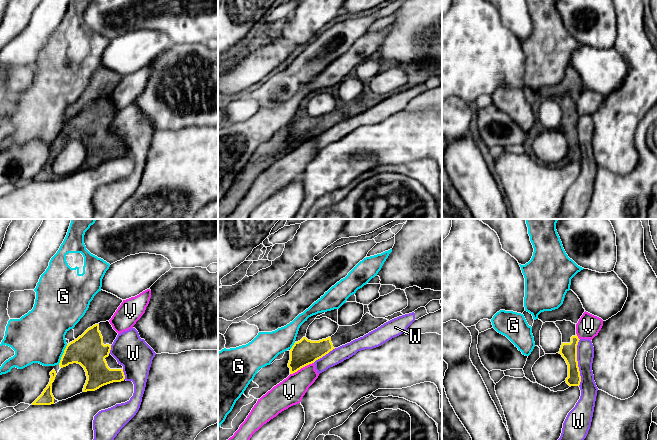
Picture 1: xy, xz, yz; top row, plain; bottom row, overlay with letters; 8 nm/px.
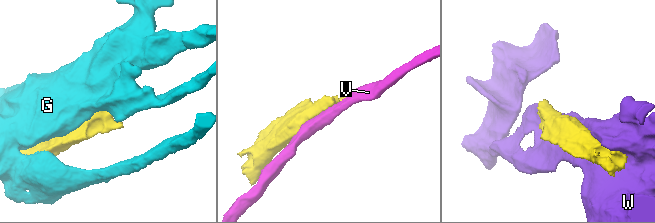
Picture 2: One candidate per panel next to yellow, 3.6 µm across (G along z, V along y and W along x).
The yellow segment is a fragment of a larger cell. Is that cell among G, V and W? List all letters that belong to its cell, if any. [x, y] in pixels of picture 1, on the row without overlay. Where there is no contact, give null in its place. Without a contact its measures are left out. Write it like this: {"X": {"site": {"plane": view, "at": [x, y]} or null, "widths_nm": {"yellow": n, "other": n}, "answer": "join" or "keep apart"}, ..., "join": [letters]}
{"G": {"site": {"plane": "xy", "at": [62, 131]}, "widths_nm": {"yellow": 260, "other": 420}, "answer": "keep apart"}, "V": {"site": {"plane": "xz", "at": [301, 143]}, "widths_nm": {"yellow": 200, "other": 220}, "answer": "keep apart"}, "W": {"site": {"plane": "yz", "at": [577, 138]}, "widths_nm": {"yellow": 130, "other": 140}, "answer": "keep apart"}, "join": []}

